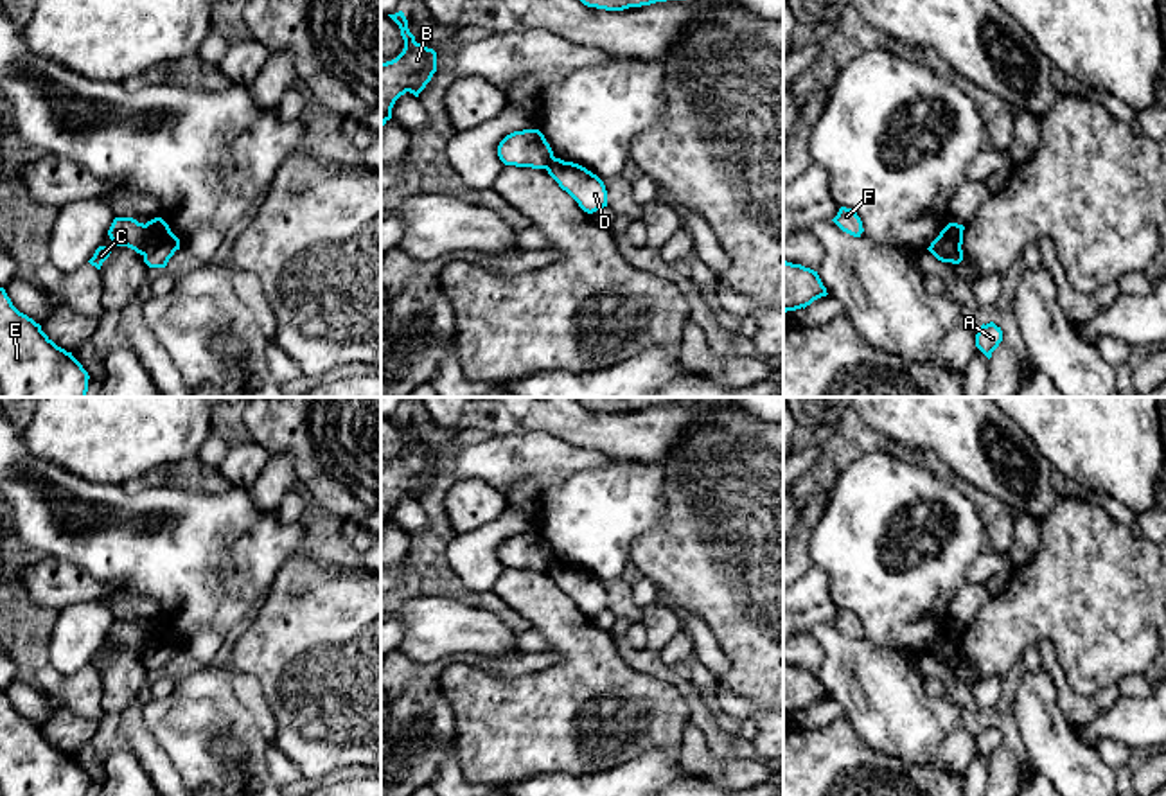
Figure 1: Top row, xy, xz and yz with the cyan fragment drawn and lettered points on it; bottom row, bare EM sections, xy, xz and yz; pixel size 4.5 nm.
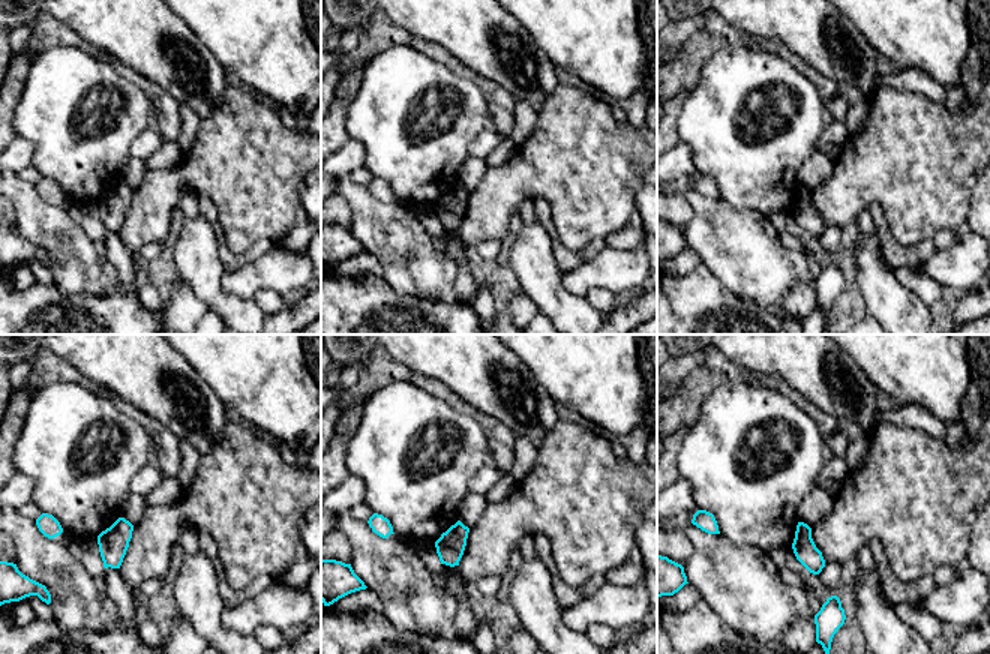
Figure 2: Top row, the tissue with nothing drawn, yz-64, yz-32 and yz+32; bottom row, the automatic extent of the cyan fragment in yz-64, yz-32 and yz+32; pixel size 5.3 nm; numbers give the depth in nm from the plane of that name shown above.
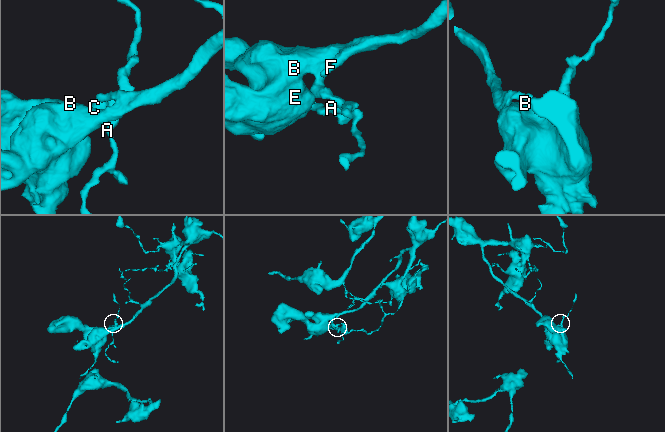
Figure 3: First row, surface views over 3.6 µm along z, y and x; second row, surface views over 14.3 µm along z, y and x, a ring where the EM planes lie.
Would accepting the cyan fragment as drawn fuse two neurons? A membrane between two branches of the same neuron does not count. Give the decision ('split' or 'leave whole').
split

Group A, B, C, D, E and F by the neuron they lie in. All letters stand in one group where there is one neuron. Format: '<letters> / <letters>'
A D / B C E F

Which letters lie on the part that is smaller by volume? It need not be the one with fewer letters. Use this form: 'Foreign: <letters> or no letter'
Foreign: A, D

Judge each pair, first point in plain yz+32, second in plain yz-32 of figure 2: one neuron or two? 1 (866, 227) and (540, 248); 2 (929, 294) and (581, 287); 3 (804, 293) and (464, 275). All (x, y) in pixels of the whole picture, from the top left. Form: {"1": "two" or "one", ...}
{"1": "two", "2": "two", "3": "one"}

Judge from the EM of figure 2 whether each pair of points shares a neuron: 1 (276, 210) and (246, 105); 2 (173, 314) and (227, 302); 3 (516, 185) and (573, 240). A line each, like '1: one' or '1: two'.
1: one
2: two
3: one

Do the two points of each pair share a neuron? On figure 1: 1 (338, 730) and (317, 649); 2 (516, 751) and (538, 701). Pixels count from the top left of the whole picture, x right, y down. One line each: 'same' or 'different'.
1: same
2: same

